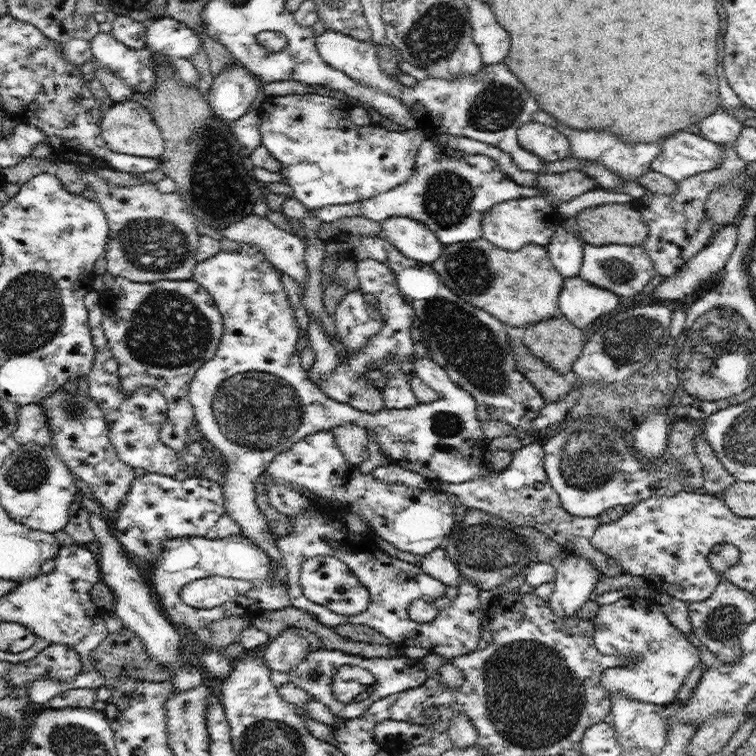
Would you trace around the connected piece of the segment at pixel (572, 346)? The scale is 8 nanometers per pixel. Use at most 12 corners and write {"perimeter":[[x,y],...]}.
{"perimeter":[[564,316],[527,326],[523,343],[570,377],[586,335]]}

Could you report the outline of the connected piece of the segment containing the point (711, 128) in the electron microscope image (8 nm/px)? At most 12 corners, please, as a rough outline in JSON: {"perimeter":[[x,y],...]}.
{"perimeter":[[722,108],[699,120],[700,135],[734,146],[743,123]]}

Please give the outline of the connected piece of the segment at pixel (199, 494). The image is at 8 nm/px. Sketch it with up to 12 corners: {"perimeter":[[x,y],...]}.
{"perimeter":[[144,473],[110,519],[151,565],[169,538],[202,537],[221,485]]}

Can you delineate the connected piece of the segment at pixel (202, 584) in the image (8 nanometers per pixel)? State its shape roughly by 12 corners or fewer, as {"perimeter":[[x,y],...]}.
{"perimeter":[[212,576],[181,588],[186,605],[210,609],[246,594],[250,582]]}

